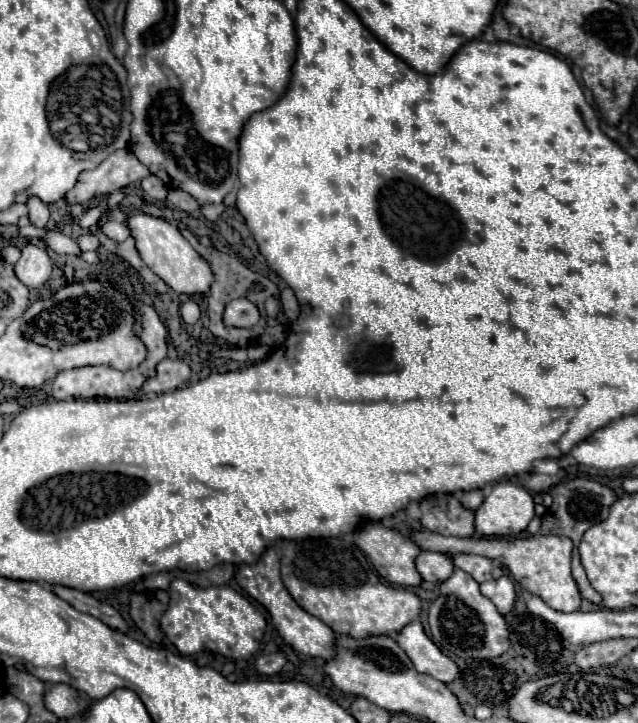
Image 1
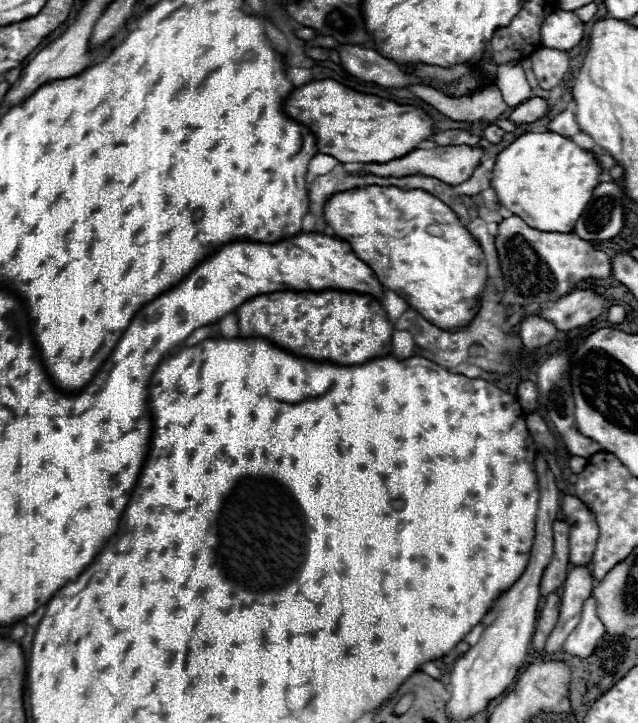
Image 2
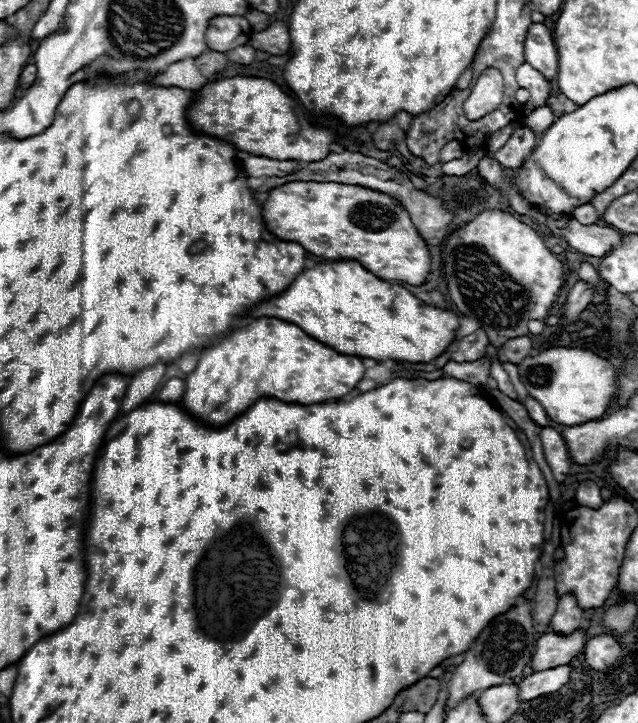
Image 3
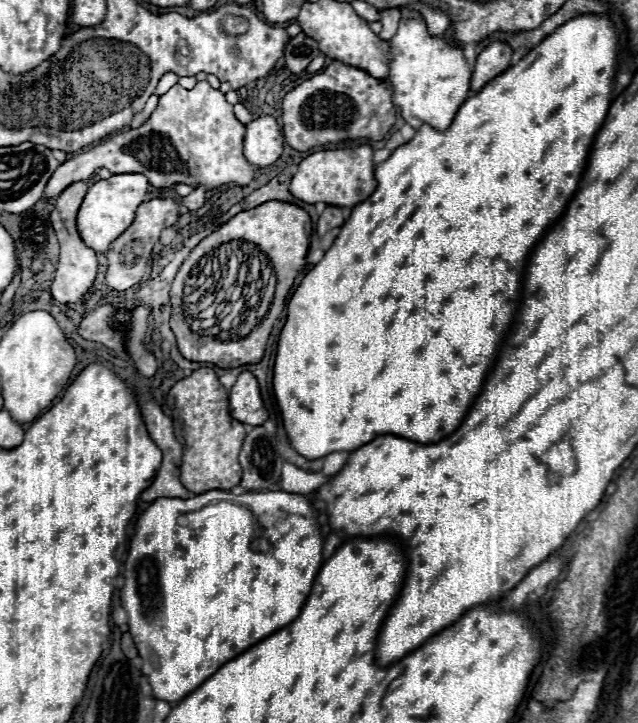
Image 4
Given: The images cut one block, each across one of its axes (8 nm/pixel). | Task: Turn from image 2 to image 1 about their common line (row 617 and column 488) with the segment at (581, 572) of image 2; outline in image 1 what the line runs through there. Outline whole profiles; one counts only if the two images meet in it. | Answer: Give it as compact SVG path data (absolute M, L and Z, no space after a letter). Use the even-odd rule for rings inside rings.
M456 554L452 560L454 560L456 568L468 572L476 582L494 580L494 578L500 578L504 574L504 570L500 566L496 566L490 558L484 558L484 556L476 556L476 554Z

